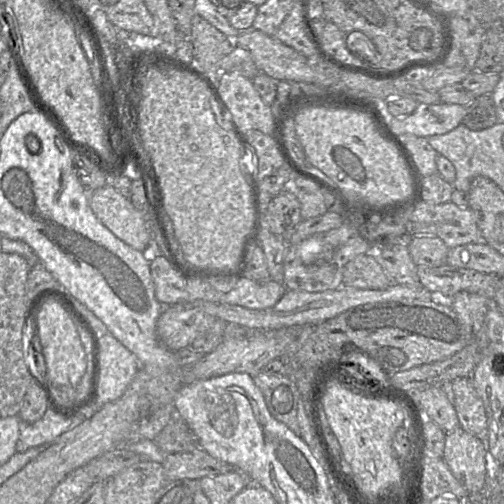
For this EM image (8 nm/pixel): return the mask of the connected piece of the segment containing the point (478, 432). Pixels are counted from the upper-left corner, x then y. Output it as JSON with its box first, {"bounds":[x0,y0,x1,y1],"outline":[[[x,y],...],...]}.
{"bounds":[448,378,488,441],"outline":[[[457,378],[448,385],[451,402],[456,410],[460,427],[485,441],[488,418],[484,404],[469,378]]]}

